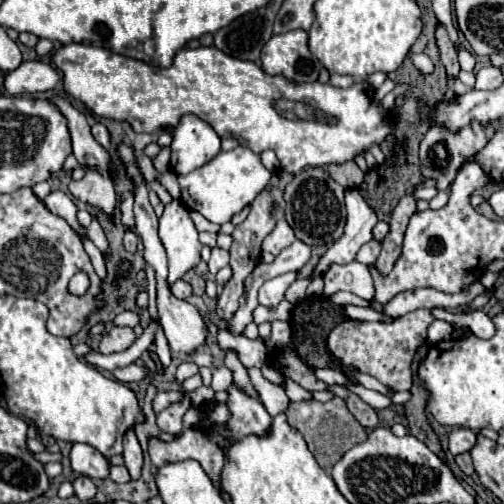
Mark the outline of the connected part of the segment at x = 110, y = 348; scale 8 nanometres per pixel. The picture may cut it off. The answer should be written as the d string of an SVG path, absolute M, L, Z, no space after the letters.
M115 326L111 332L107 332L101 342L99 342L99 352L101 354L113 354L113 352L123 352L127 350L133 342L137 340L133 328L125 326Z

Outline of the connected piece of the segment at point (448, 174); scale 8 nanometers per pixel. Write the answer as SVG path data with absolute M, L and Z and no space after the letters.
M471 122L471 126L463 126L459 134L451 134L451 130L443 130L443 126L431 126L419 146L419 160L421 160L423 176L427 180L437 180L439 190L447 190L447 186L455 180L455 174L463 166L463 162L473 158L487 144L496 126L496 124L483 126L479 122Z

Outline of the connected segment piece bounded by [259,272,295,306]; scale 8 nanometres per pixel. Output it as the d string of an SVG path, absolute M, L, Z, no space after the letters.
M293 272L267 280L267 282L261 286L261 290L259 290L259 302L261 302L263 306L275 306L277 302L283 300L283 294L285 294L287 286L289 286L293 280L295 280L295 274L293 274Z

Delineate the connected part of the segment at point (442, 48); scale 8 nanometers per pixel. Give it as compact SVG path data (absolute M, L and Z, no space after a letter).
M437 24L435 38L437 38L437 46L439 46L439 52L441 52L441 62L443 62L445 70L447 70L447 76L449 76L449 78L457 78L457 76L459 76L457 50L455 50L455 44L453 44L453 42L449 40L449 36L447 36L445 24Z

